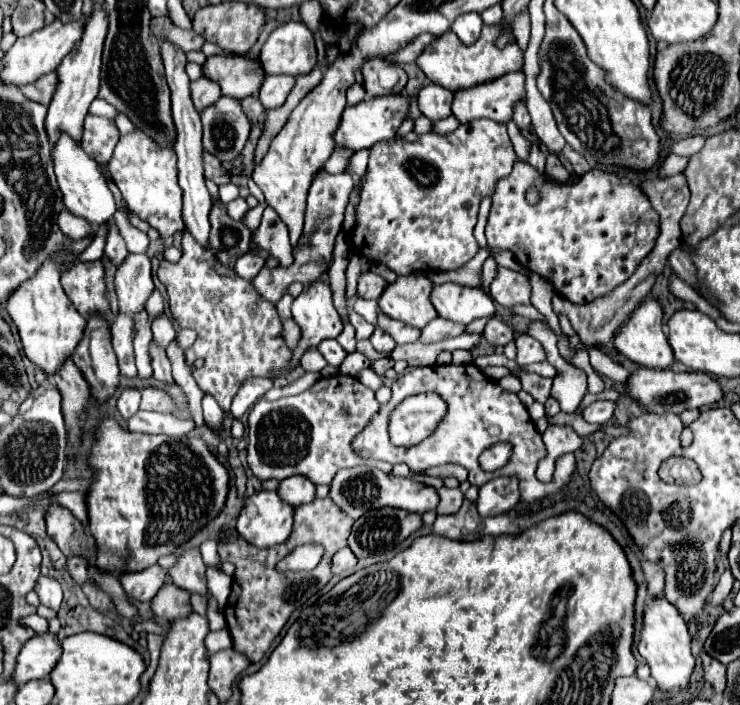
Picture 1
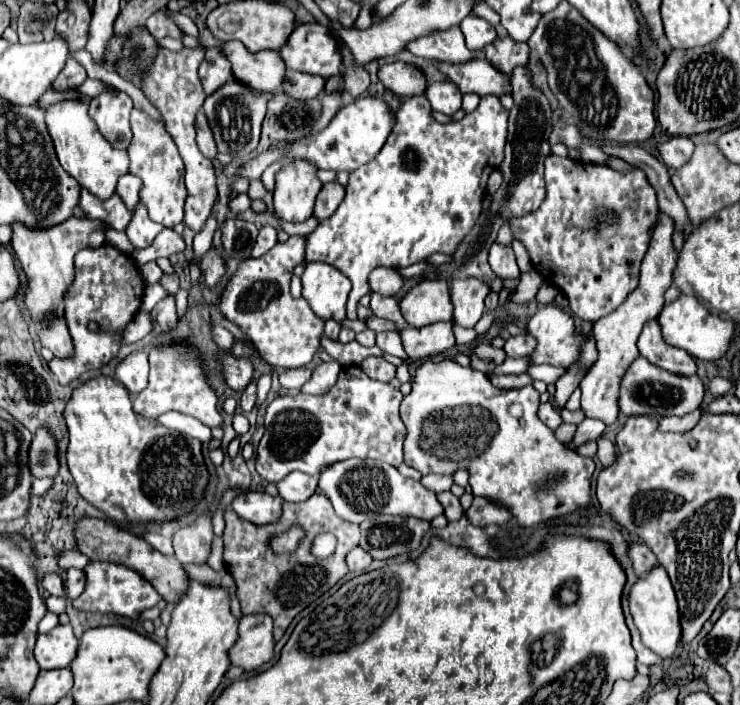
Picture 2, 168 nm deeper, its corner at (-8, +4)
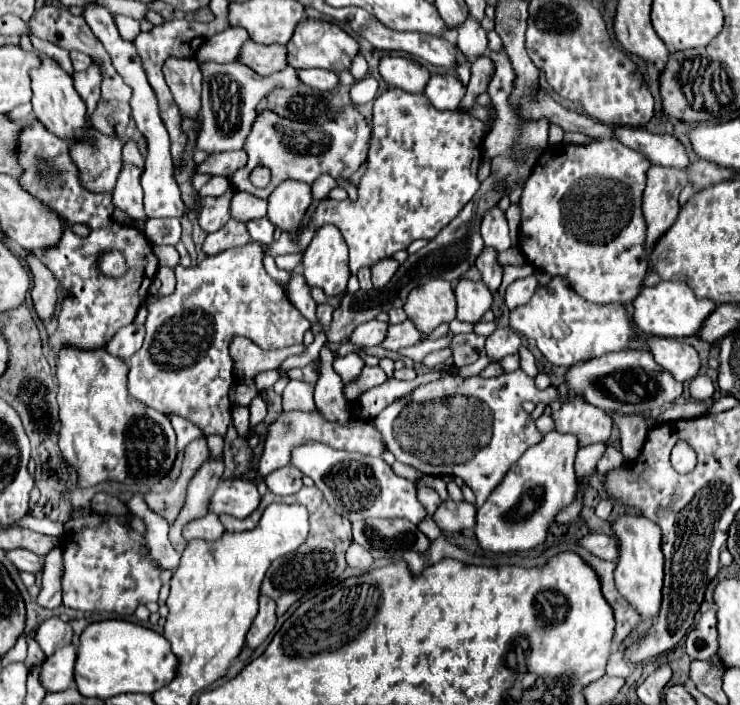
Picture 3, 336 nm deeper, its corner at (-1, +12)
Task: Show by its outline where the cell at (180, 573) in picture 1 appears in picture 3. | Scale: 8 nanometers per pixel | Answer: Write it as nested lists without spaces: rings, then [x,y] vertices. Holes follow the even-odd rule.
[[[207,436],[207,448],[209,448],[209,460],[203,462],[203,466],[197,470],[193,480],[189,482],[187,500],[185,506],[177,518],[177,522],[169,530],[169,540],[177,552],[183,552],[187,546],[187,540],[181,536],[181,528],[207,514],[209,500],[223,476],[225,464],[223,464],[223,438],[221,436]]]

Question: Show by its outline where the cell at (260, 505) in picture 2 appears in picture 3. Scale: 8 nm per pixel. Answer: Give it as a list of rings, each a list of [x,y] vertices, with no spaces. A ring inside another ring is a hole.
[[[221,480],[221,484],[217,486],[217,492],[209,502],[209,512],[247,518],[259,506],[259,500],[261,496],[253,482]]]

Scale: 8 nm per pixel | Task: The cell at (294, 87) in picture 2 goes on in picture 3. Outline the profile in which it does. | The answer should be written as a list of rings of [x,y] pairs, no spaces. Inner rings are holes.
[[[299,70],[303,84],[319,90],[333,90],[339,84],[339,76],[329,70]]]

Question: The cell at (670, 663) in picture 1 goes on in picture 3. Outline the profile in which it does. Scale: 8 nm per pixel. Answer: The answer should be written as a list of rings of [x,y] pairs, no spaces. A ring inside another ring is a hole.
[[[641,514],[619,516],[611,524],[613,536],[619,546],[619,562],[615,568],[617,590],[629,600],[629,604],[649,620],[655,620],[661,604],[663,586],[663,552],[661,552],[661,528]]]

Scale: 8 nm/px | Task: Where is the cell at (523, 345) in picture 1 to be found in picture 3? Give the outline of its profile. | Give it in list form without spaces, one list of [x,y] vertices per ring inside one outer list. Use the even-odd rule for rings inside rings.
[[[497,328],[491,336],[487,336],[485,352],[491,362],[499,362],[509,354],[517,354],[519,346],[521,346],[521,336],[517,336],[517,332],[513,332],[511,328]]]

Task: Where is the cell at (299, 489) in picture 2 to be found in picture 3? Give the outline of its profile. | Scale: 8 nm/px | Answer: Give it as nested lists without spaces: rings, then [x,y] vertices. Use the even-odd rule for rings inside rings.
[[[285,466],[285,468],[279,468],[275,472],[271,472],[269,476],[265,476],[265,484],[267,488],[277,494],[277,496],[289,496],[289,494],[295,494],[299,492],[299,488],[303,486],[301,482],[301,472],[293,466]]]

